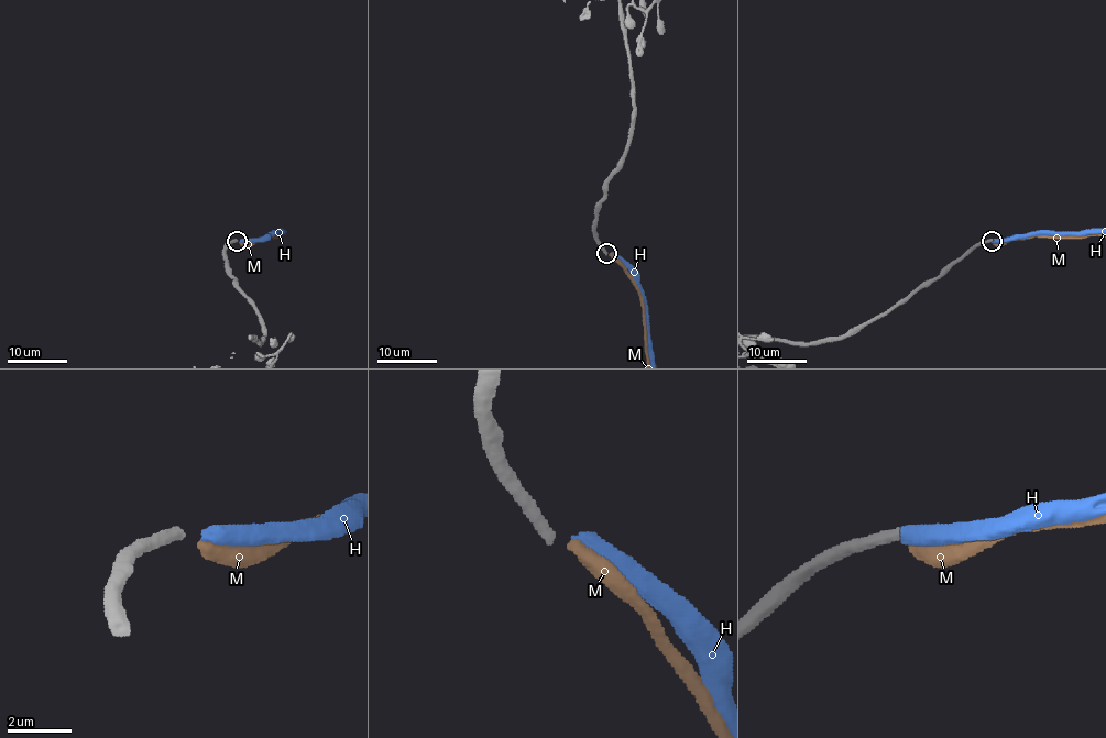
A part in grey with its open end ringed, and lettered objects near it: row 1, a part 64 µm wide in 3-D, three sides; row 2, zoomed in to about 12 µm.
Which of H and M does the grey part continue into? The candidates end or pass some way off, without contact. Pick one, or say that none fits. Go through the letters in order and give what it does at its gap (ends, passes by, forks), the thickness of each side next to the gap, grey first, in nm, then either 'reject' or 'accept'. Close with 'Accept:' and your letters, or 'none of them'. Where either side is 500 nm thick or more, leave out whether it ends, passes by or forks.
H: it ends | 360/480 nm | reject
M: it ends | 360/440 nm | accept
Accept: M

